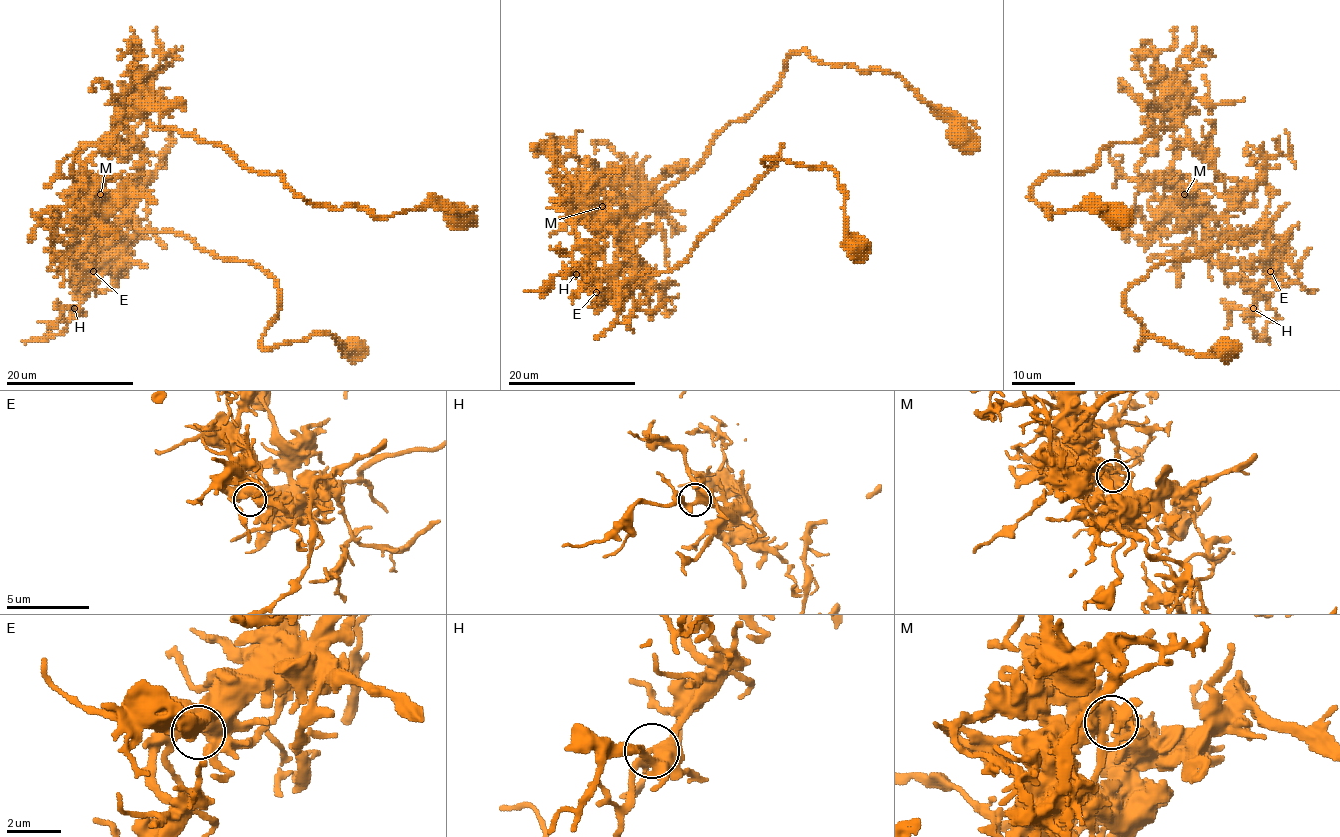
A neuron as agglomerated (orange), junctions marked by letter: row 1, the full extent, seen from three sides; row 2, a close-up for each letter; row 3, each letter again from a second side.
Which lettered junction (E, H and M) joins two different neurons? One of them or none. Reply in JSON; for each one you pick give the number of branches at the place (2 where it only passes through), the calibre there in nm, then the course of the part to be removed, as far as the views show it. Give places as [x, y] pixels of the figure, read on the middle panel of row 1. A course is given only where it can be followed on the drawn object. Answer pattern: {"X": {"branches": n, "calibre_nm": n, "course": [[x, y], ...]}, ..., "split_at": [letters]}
{"M": {"branches": 5, "calibre_nm": 500, "course": [[602, 205], [583, 197], [653, 201], [682, 180], [775, 89], [791, 53], [896, 73], [976, 151]]}, "split_at": ["M"]}

